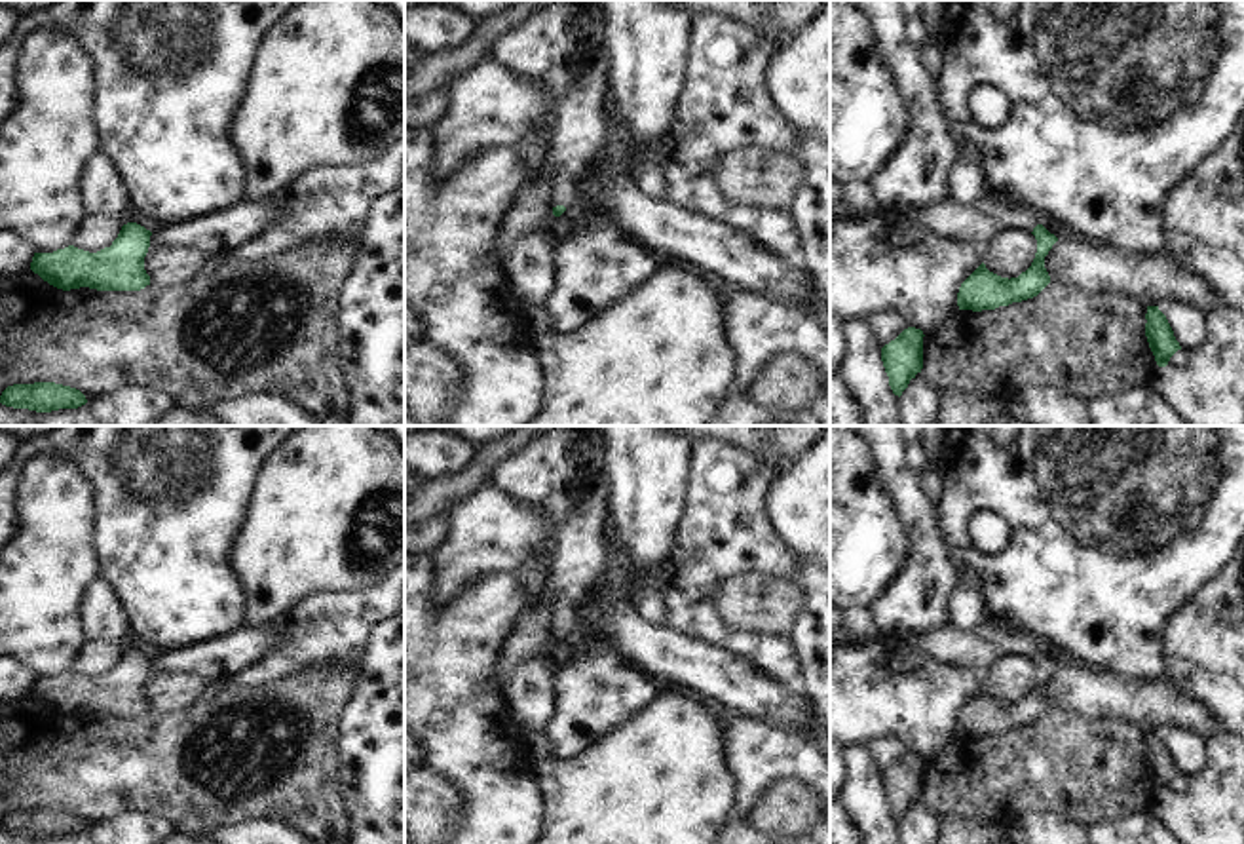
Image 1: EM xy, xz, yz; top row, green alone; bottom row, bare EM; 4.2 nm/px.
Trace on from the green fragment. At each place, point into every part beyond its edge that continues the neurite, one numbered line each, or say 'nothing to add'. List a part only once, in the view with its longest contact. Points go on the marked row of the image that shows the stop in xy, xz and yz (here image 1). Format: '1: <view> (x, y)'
1: xz (563, 187)

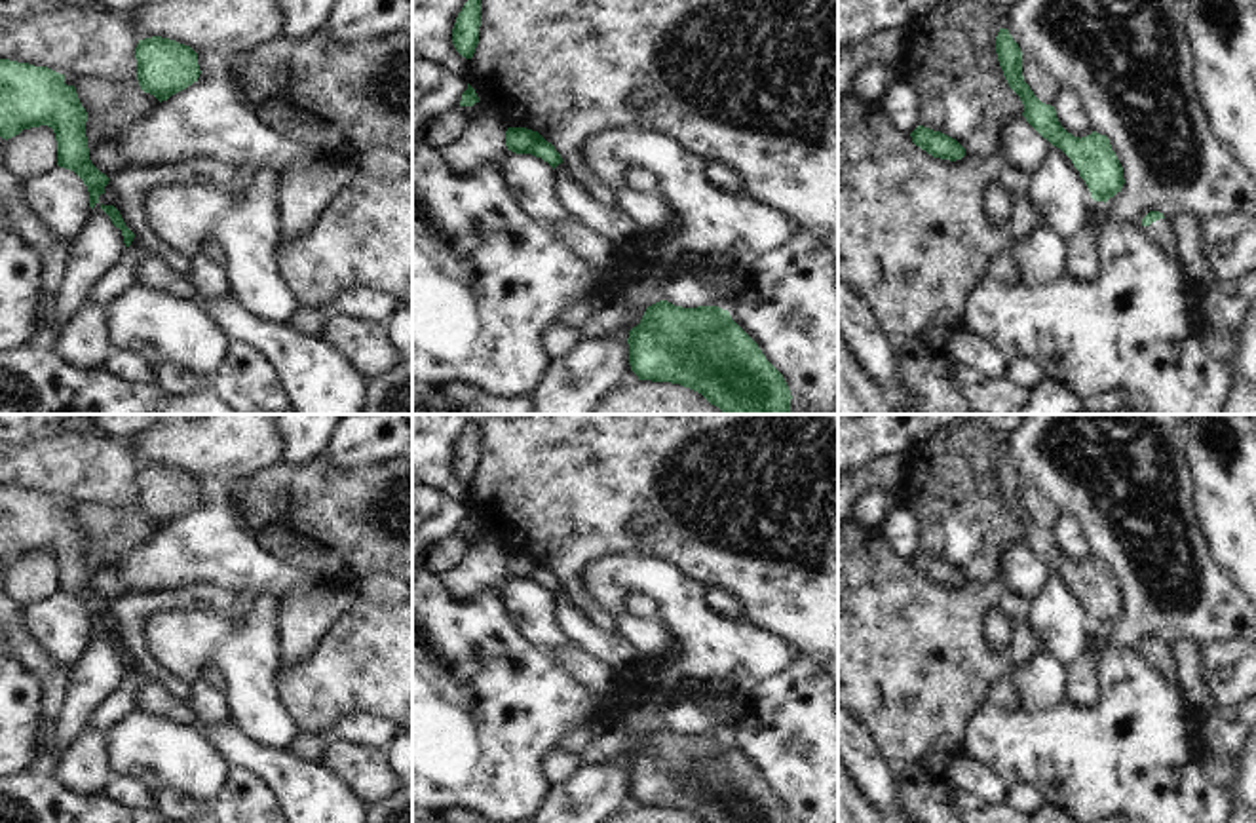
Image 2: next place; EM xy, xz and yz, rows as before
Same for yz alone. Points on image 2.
1: yz (1161, 230)

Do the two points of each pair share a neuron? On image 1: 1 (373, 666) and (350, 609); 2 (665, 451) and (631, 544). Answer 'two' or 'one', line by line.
1: two
2: one

